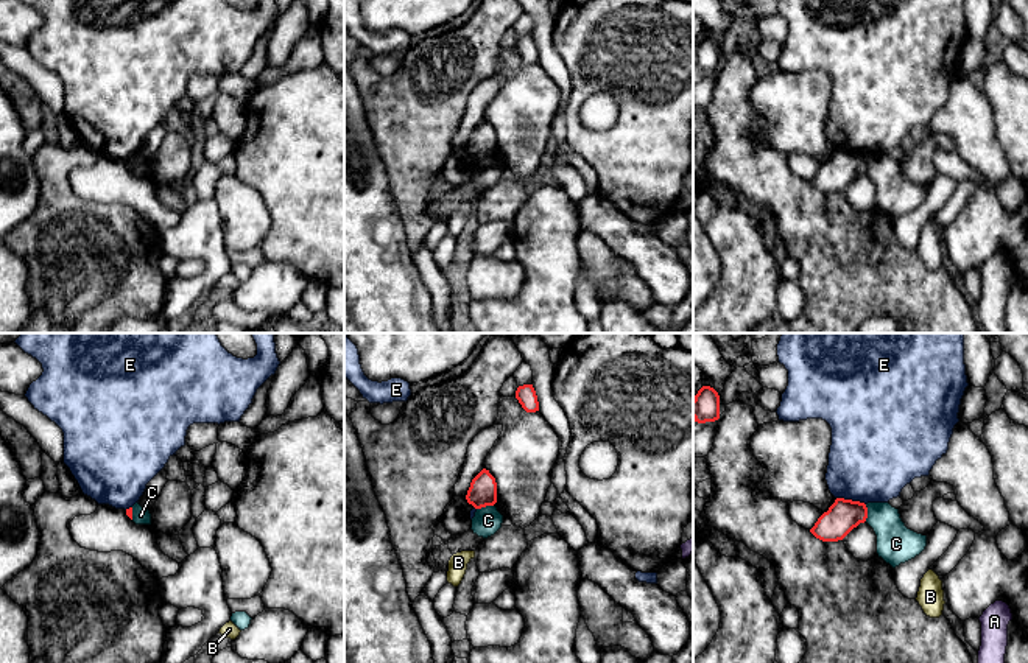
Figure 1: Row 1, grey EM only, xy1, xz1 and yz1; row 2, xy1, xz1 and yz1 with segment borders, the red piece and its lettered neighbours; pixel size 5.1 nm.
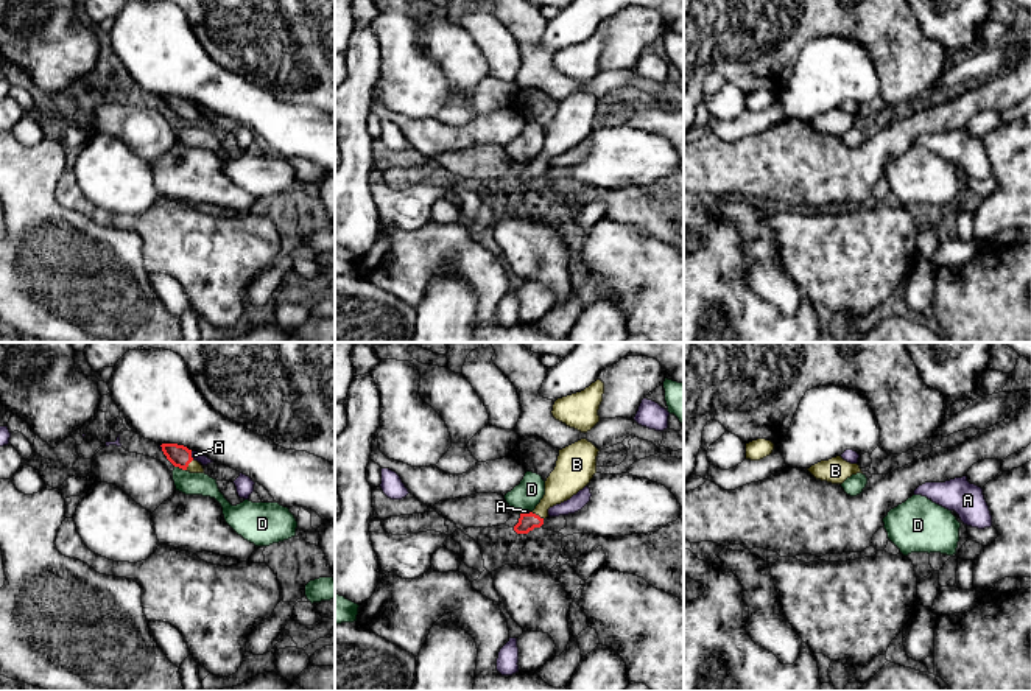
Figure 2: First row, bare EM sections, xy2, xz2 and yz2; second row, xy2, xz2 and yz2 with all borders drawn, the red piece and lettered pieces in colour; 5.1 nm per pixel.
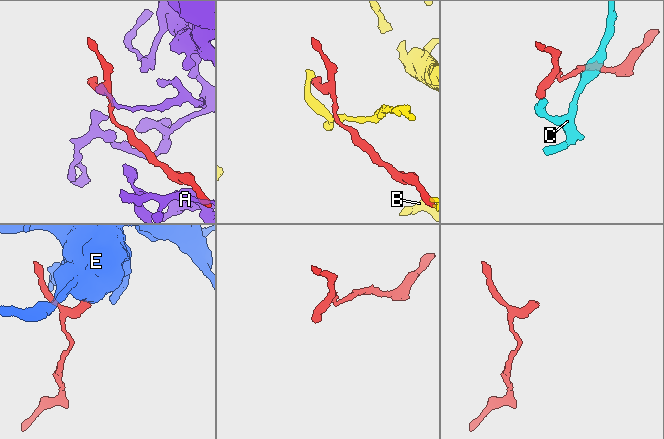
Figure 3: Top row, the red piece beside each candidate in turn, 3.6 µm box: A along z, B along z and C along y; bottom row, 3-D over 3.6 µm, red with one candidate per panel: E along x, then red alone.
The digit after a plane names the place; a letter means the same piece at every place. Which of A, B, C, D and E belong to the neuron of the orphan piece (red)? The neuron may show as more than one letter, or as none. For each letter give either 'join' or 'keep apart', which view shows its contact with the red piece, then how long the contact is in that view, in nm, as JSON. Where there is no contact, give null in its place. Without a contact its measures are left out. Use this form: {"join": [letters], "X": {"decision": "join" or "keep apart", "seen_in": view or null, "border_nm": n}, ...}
{"join": ["B"], "A": {"decision": "keep apart", "seen_in": "xy2", "border_nm": 40}, "B": {"decision": "join", "seen_in": "xz2", "border_nm": 80}, "C": {"decision": "keep apart", "seen_in": "xz1", "border_nm": 90}, "D": {"decision": "keep apart", "seen_in": "xy2", "border_nm": 70}, "E": {"decision": "keep apart", "seen_in": "yz1", "border_nm": 160}}

